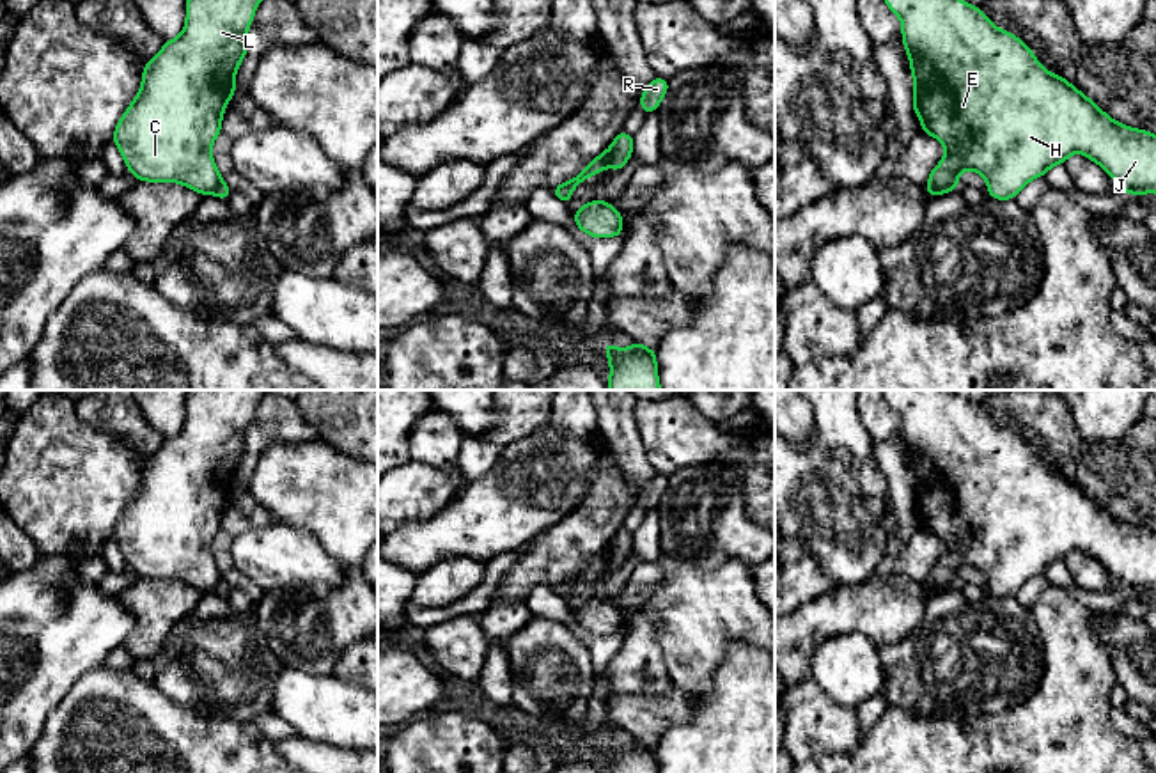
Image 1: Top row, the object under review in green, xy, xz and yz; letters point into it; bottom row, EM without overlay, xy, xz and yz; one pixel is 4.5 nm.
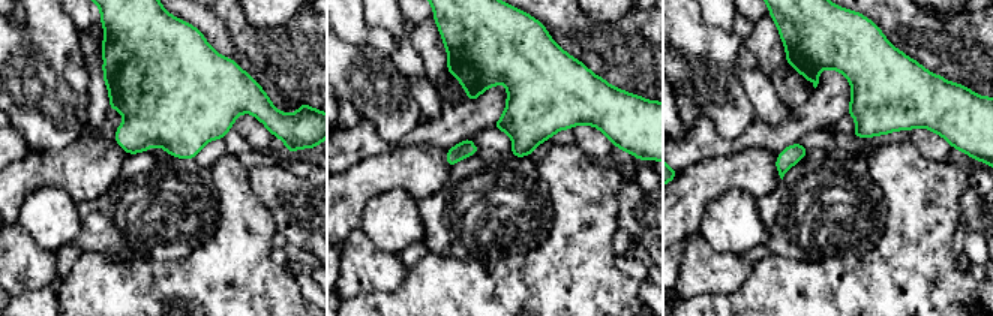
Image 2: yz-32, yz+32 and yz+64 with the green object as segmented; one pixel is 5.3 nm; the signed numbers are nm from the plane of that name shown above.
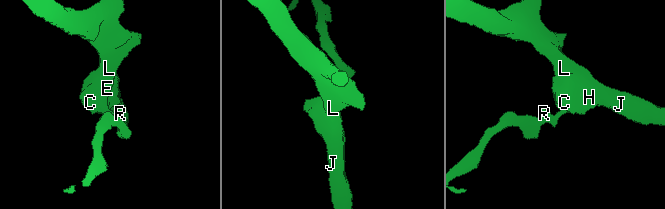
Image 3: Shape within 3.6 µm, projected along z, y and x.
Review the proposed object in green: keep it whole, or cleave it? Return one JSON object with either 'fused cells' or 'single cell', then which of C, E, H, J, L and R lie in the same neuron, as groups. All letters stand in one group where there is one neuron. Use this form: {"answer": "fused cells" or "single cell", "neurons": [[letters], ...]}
{"answer": "fused cells", "neurons": [["C", "E", "H", "J", "L"], ["R"]]}

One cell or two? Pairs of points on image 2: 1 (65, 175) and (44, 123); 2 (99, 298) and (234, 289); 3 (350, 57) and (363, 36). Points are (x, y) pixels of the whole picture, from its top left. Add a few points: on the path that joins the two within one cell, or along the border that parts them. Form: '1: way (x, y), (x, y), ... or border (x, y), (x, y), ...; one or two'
1: border (81, 135), (62, 149), (33, 152); two
2: way (132, 298), (201, 298); one
3: border (342, 39), (359, 47), (378, 50), (390, 59); two

